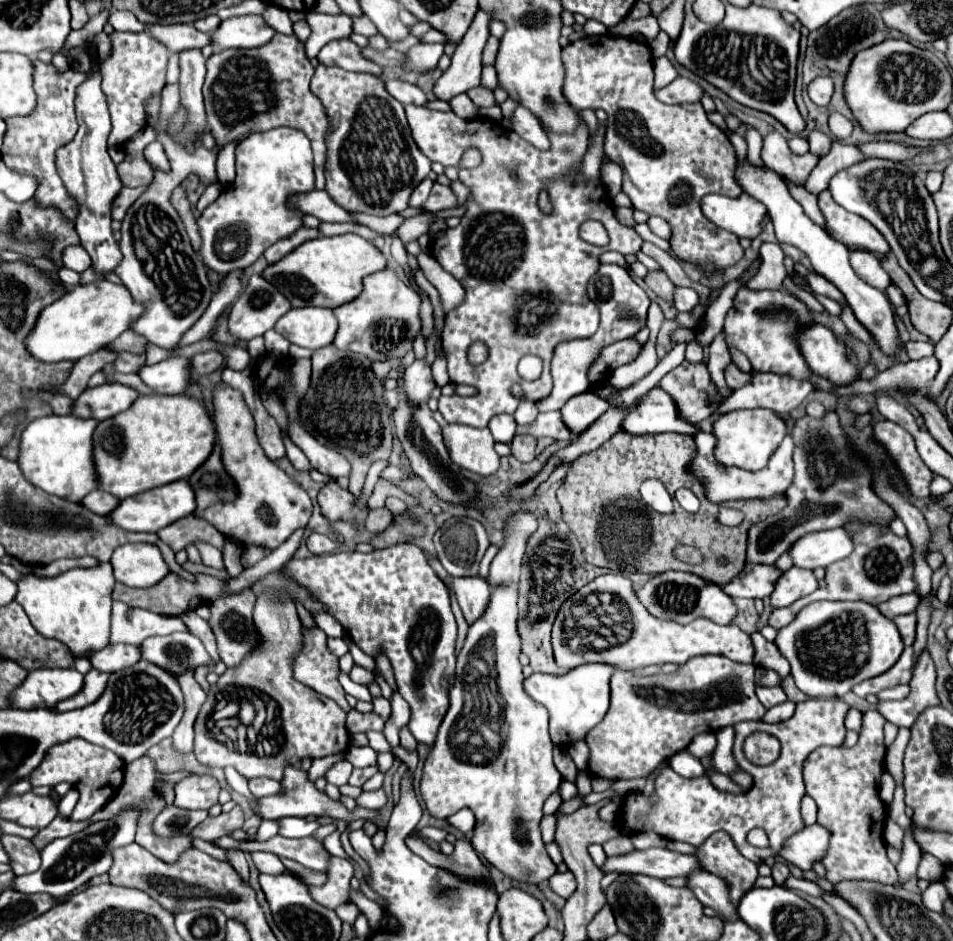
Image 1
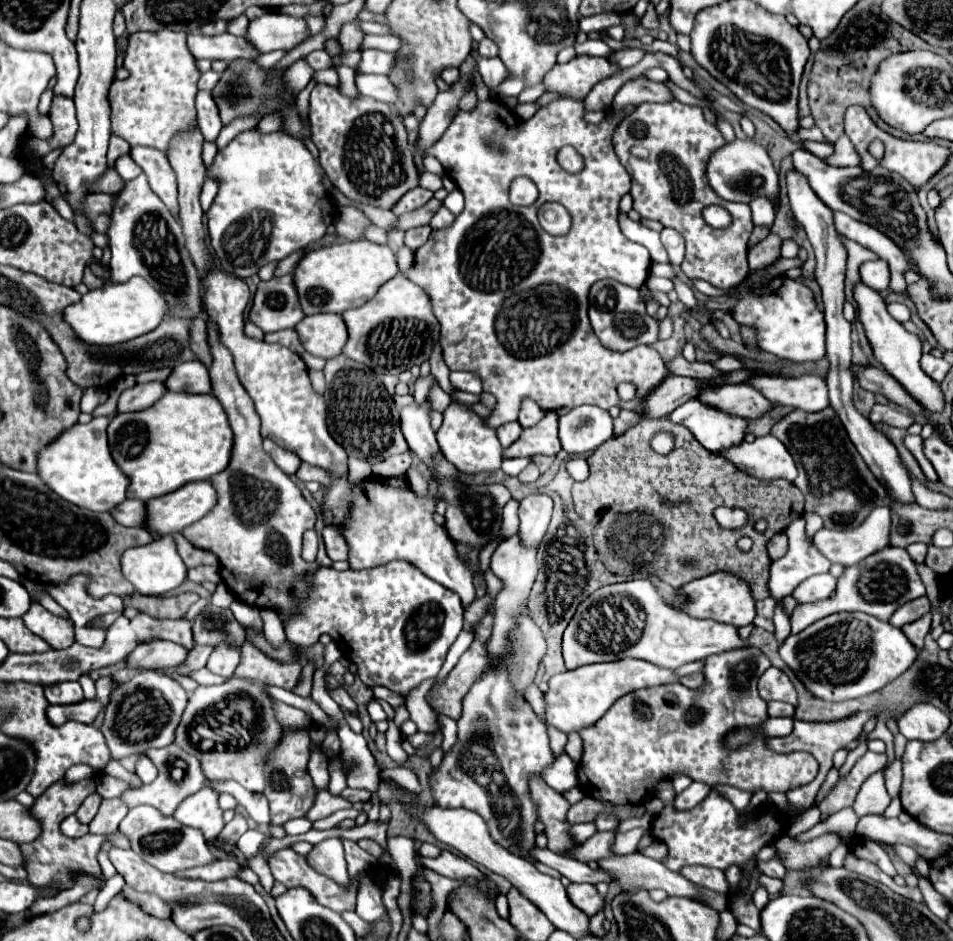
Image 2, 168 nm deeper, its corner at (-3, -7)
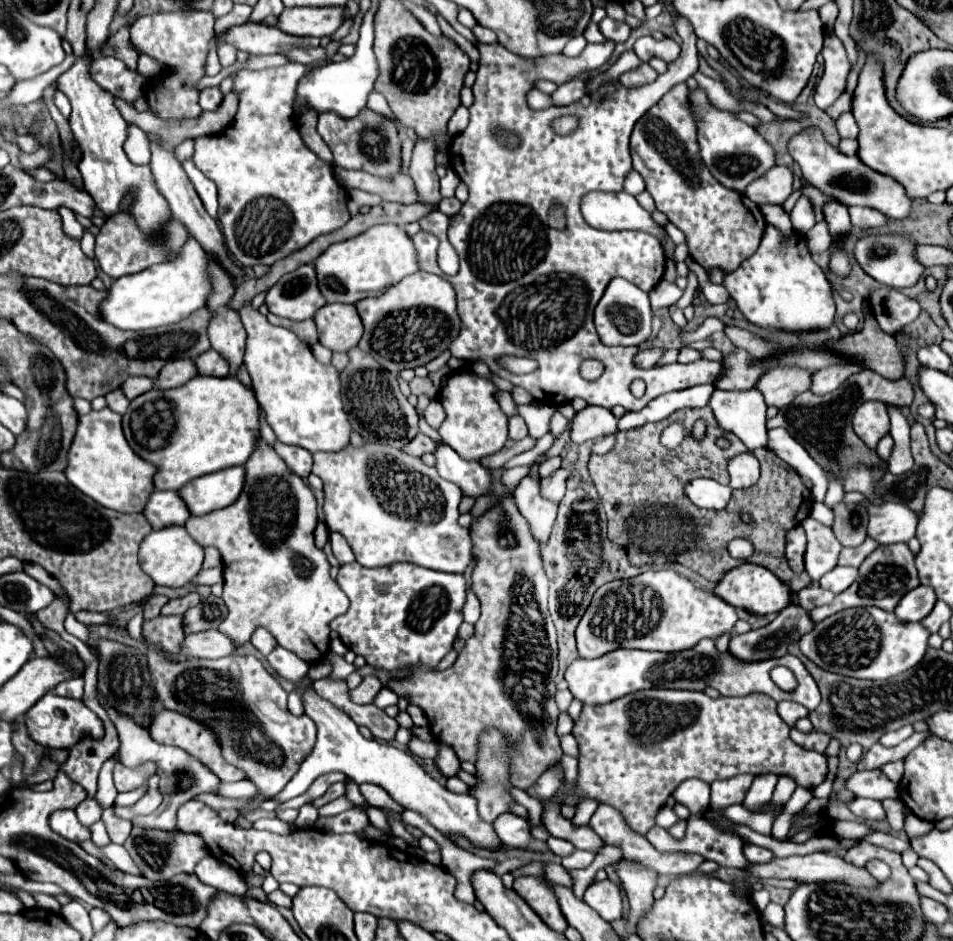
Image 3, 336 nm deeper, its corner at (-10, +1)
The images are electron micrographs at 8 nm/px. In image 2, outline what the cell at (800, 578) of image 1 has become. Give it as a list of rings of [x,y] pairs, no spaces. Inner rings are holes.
[[[816,574],[800,582],[798,588],[792,592],[792,596],[798,604],[816,602],[828,598],[834,592],[834,588],[836,588],[836,578],[832,578],[830,574]]]

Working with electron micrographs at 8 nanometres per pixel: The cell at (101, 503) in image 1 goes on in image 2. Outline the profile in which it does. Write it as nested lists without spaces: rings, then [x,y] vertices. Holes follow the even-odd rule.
[[[124,500],[122,504],[118,504],[118,508],[112,508],[110,514],[122,526],[140,526],[140,528],[144,528],[142,522],[146,520],[146,512],[144,512],[144,502],[142,500]]]

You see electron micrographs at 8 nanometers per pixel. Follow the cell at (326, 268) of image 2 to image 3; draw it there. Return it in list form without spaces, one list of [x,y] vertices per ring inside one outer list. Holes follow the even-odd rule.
[[[383,224],[373,226],[355,238],[329,246],[315,260],[315,268],[321,294],[327,298],[328,304],[355,304],[366,297],[379,296],[381,290],[401,282],[409,274],[415,274],[419,270],[419,260],[407,232],[397,224]]]

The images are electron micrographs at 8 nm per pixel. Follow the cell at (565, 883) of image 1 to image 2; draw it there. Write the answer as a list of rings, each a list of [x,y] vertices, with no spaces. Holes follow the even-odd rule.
[[[570,884],[566,892],[570,902],[588,916],[596,914],[604,906],[604,898],[596,892],[596,886],[592,884]]]

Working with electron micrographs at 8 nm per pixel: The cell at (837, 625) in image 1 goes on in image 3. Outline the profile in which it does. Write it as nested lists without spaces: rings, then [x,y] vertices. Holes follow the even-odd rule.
[[[873,606],[849,608],[819,622],[799,642],[801,652],[817,666],[853,678],[887,680],[913,668],[927,650],[931,632],[919,622],[901,622],[893,612]]]

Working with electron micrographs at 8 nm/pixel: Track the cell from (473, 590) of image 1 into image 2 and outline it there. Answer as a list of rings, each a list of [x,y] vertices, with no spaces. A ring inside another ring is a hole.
[[[302,462],[296,476],[302,482],[316,480],[328,486],[324,498],[324,514],[326,524],[342,522],[342,534],[350,548],[350,568],[374,568],[378,564],[386,564],[390,560],[406,560],[420,568],[428,578],[436,580],[438,584],[446,586],[448,590],[456,592],[464,606],[476,600],[476,590],[472,584],[472,576],[466,566],[460,562],[456,544],[448,538],[446,530],[438,526],[432,518],[436,508],[436,498],[426,496],[418,498],[410,488],[388,488],[376,478],[366,478],[362,484],[352,486],[346,476],[332,478],[326,470]]]

